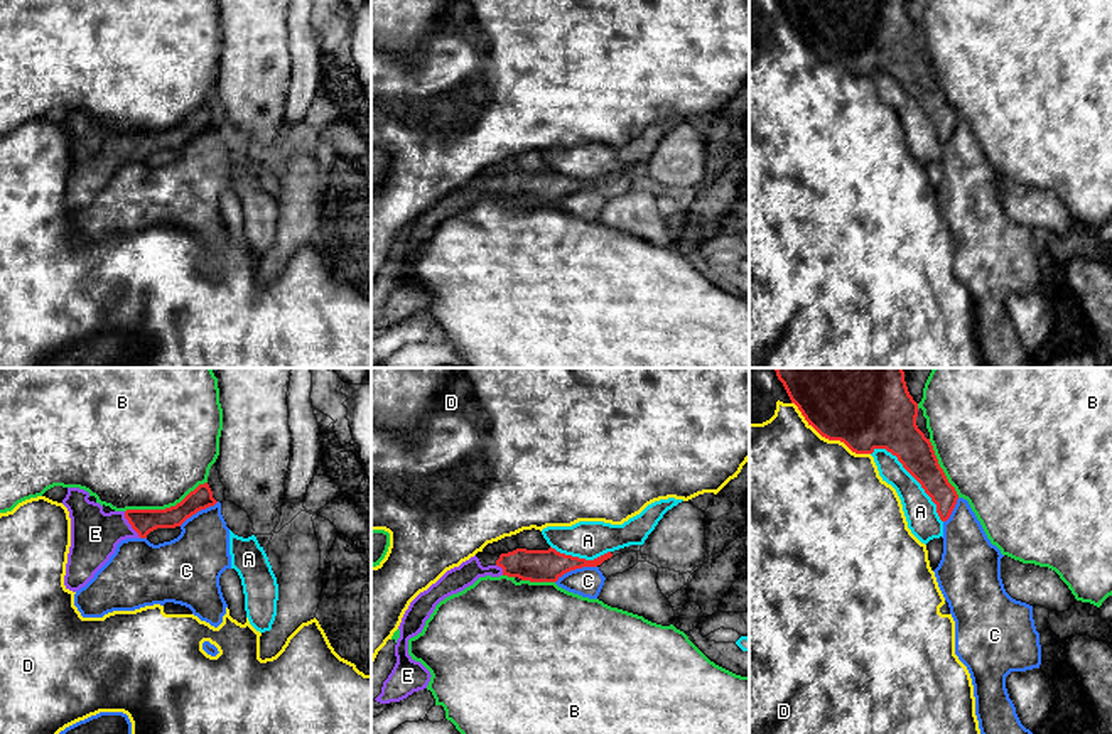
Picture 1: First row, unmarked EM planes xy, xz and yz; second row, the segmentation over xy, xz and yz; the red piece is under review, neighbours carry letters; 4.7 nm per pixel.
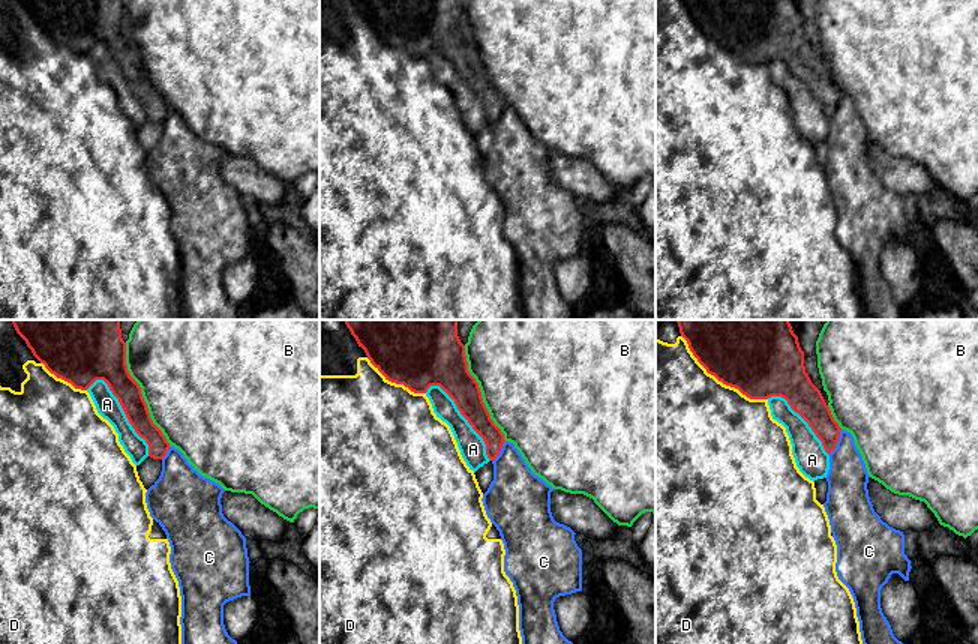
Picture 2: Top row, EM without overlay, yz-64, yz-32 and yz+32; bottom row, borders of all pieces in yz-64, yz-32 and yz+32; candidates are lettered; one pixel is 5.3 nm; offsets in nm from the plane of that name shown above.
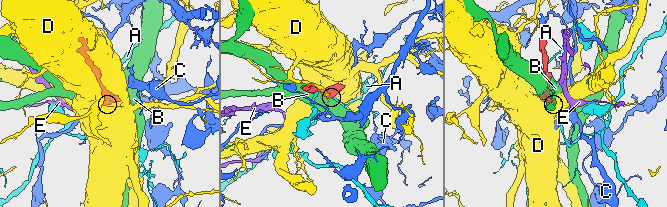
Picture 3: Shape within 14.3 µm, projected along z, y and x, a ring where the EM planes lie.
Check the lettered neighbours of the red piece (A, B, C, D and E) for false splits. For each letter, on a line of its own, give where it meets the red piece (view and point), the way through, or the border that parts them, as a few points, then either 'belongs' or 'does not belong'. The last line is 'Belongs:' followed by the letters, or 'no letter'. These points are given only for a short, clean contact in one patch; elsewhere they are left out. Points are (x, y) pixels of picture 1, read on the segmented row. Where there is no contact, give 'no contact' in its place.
A: contact yz (915, 478); does not belong
B: contact xy (166, 508); does not belong
C: contact xz (576, 567); does not belong
D: contact yz (829, 439); does not belong
E: contact xy (130, 523); way xy (144, 522), (130, 523), (115, 525), (95, 534); belongs
Belongs: E

